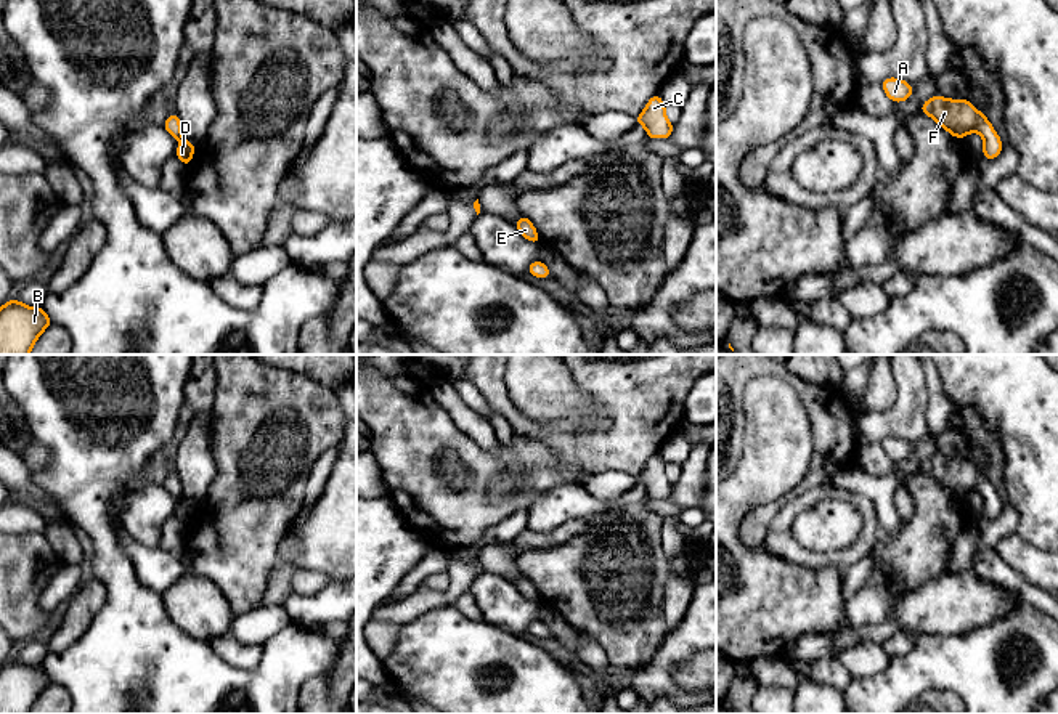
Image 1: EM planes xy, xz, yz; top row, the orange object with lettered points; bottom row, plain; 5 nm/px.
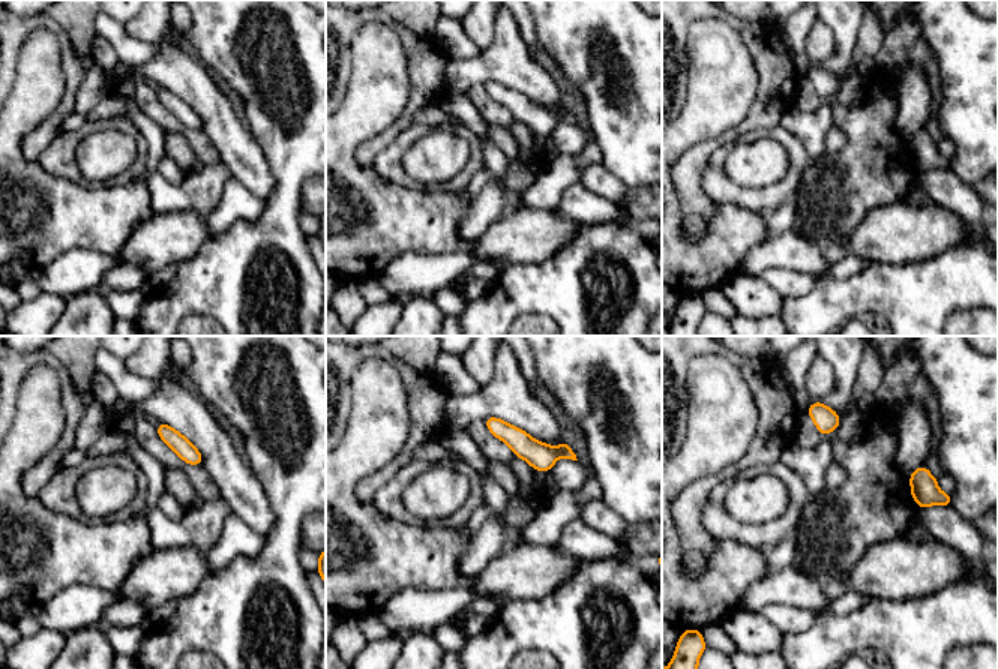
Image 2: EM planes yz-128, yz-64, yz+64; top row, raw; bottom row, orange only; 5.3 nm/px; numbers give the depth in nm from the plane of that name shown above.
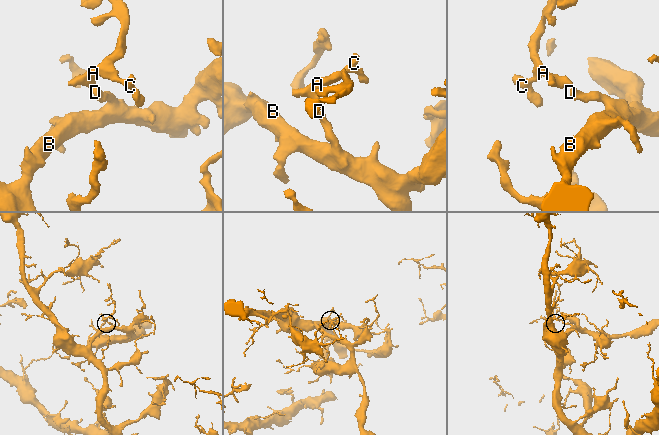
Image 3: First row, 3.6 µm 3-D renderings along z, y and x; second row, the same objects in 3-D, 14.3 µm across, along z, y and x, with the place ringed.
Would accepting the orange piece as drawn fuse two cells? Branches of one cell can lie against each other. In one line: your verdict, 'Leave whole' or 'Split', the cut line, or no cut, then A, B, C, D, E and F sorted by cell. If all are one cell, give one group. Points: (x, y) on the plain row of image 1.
Leave whole. No split. Groups: A B C D E F

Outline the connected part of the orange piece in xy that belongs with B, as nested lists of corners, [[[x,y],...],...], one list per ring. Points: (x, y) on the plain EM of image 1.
[[[8,659],[0,667],[0,714],[29,714],[40,693],[51,685],[42,667]]]

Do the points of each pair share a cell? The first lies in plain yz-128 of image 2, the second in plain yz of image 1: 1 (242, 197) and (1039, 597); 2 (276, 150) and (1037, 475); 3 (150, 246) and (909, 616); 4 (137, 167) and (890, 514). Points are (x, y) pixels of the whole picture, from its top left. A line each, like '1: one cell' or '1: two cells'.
1: one cell
2: one cell
3: one cell
4: two cells

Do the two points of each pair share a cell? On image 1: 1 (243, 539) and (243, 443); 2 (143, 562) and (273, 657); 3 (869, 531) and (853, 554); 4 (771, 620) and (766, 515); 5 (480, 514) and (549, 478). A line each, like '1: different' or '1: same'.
1: same
2: different
3: same
4: different
5: same

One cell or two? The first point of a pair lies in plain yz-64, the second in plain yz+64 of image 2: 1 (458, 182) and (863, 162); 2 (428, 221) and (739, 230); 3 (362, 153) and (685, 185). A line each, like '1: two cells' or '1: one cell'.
1: two cells
2: one cell
3: one cell

